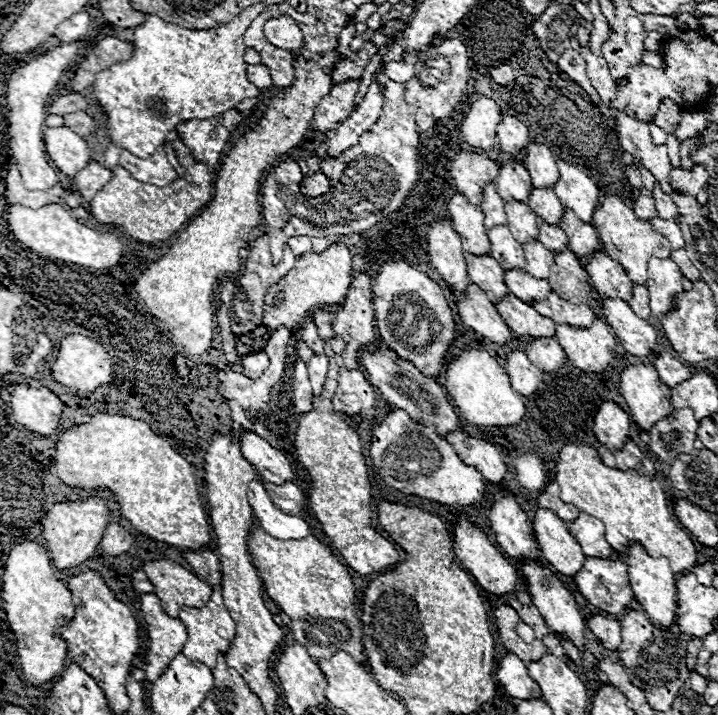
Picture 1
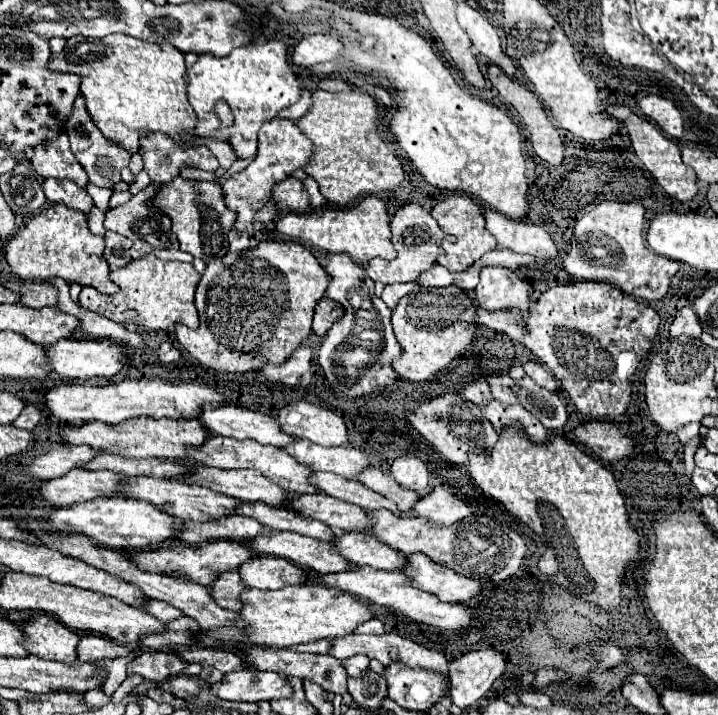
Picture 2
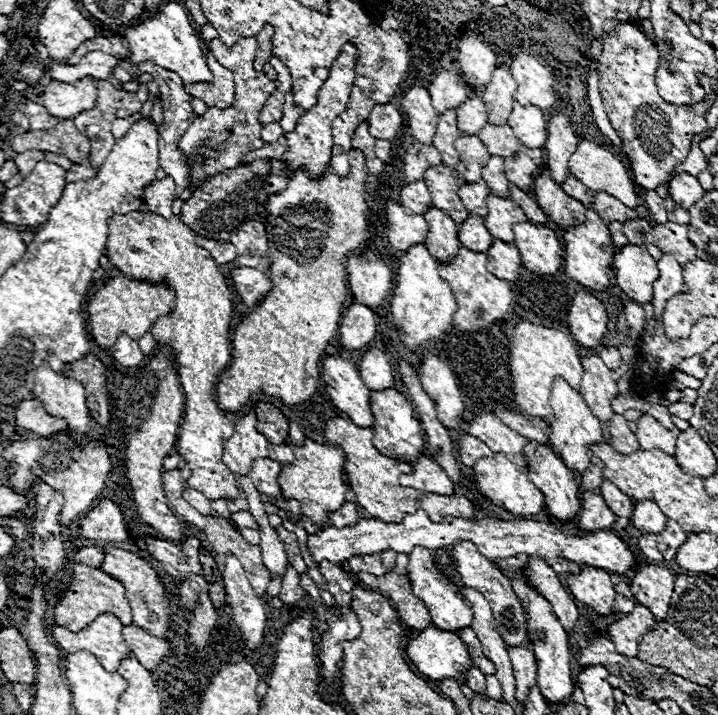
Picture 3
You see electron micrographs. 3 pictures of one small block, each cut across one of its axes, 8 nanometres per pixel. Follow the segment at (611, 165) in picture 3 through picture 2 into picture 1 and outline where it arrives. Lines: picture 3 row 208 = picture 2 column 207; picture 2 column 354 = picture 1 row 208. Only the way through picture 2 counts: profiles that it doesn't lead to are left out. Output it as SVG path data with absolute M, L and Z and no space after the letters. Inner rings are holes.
M608 196L608 198L602 200L602 204L594 212L592 224L600 232L604 252L612 260L618 260L622 264L622 268L626 268L626 274L630 276L630 280L634 284L646 284L650 256L658 256L658 258L668 258L670 256L672 248L670 248L670 242L666 240L666 236L656 232L648 222L638 220L634 216L634 210L626 208L624 202L618 196Z

